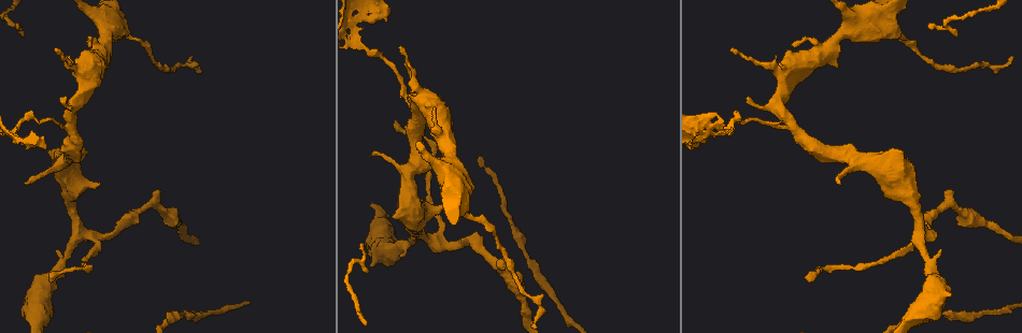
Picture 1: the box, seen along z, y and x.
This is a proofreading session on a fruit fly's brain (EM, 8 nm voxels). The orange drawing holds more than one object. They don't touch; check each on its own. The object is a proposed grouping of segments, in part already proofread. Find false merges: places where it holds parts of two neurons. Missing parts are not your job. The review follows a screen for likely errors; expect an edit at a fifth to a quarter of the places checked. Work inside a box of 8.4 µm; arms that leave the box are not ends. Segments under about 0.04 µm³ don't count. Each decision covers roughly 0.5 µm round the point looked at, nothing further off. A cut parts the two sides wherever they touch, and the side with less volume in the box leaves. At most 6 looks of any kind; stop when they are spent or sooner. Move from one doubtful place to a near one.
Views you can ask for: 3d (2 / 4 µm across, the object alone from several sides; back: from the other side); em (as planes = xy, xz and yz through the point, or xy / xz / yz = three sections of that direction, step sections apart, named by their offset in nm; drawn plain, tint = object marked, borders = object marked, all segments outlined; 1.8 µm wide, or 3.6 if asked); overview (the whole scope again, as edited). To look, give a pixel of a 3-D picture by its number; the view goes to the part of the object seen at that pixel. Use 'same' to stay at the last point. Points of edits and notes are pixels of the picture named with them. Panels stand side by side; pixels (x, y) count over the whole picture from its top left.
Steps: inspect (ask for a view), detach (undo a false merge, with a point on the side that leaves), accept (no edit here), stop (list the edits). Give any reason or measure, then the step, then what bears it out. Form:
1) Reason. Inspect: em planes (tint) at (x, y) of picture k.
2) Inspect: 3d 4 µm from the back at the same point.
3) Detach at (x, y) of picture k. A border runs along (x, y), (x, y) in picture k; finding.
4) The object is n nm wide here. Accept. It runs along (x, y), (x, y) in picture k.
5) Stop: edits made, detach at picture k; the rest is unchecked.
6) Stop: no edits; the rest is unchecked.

Sudden change in width. Inspect: em planes (tint) at (70, 120) of picture 1.

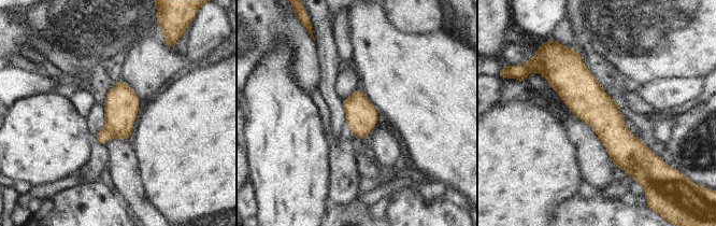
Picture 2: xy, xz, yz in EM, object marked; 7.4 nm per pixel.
Accept. It runs along (564, 58), (631, 168) in picture 2; continuous, no second neuron.

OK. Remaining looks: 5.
A narrow waist. Inspect: 3d 4 µm from the back at (714, 133) of picture 1.

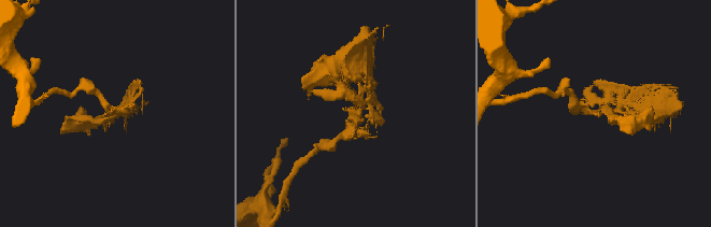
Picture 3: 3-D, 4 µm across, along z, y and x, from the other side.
Now the EM. Inspect: em planes (plain) at (114, 114) of picture 3.

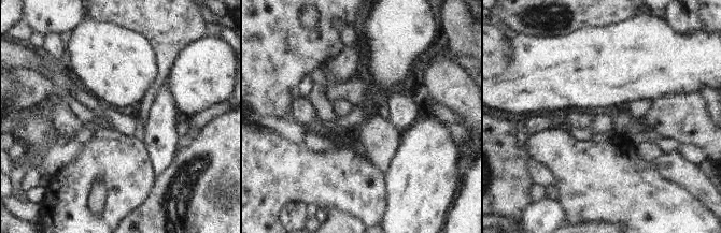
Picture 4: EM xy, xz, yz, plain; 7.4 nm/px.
Inspect: em planes (tint) at the same point.

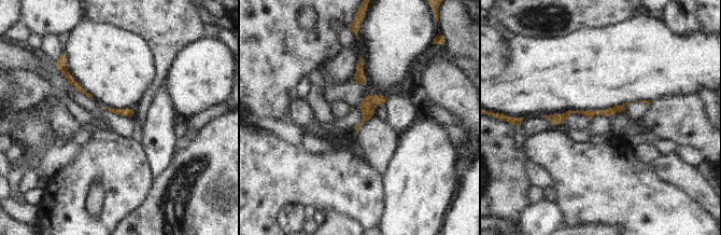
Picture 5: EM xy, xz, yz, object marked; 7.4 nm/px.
Accept. One neuron here.

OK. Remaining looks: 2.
Sudden change in width. Inspect: em planes (tint) at (423, 237) of picture 1.

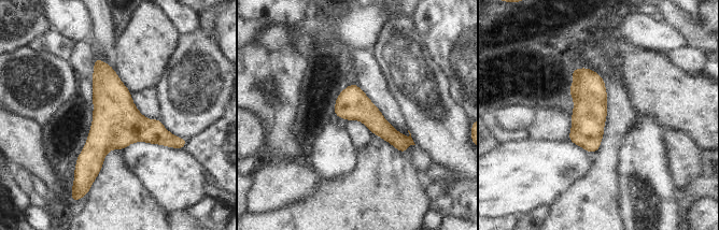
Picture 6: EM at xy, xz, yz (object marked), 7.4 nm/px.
Accept. It runs along (338, 99), (410, 142) in picture 6; all the same neuron.

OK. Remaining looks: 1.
Stop: no edits; the rest is unchecked.

